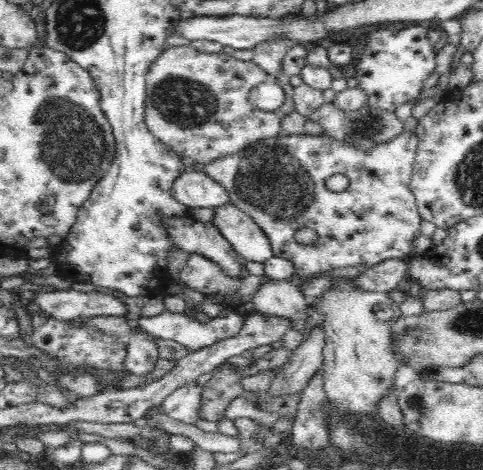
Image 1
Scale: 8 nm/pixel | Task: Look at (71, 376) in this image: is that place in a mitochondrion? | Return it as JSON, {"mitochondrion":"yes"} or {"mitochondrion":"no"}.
{"mitochondrion":"yes"}

